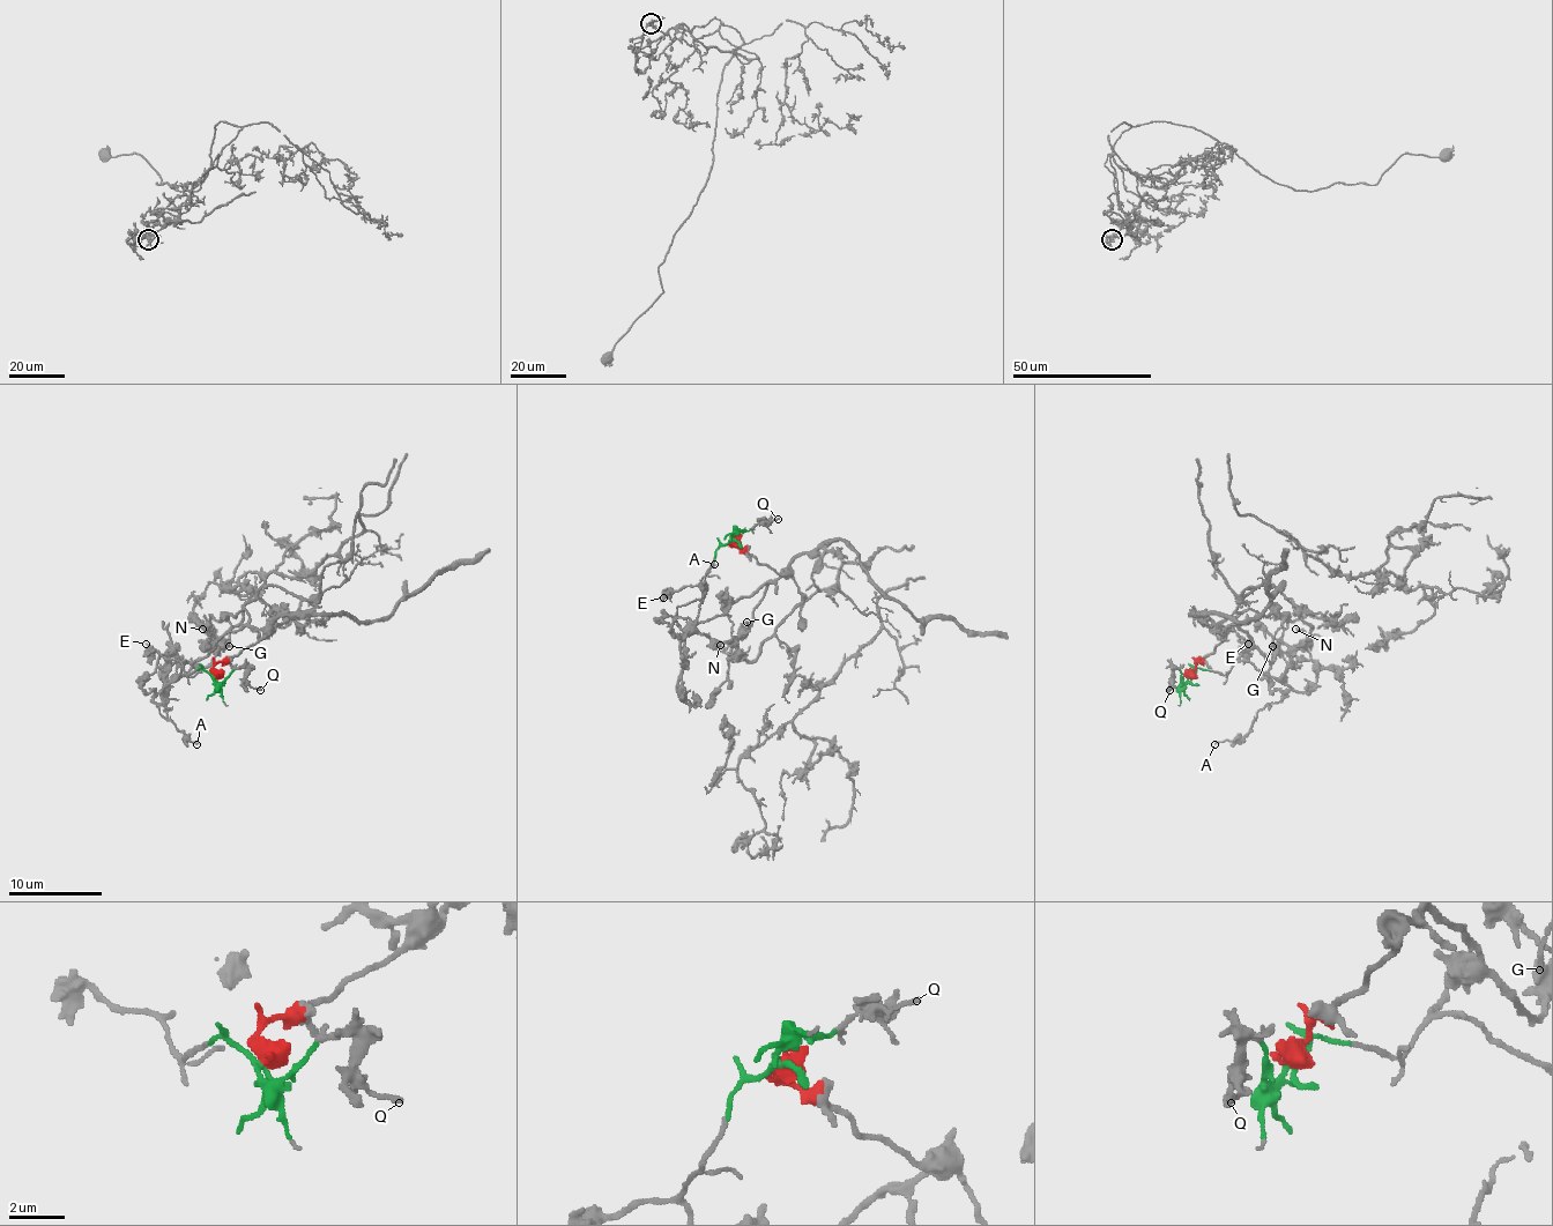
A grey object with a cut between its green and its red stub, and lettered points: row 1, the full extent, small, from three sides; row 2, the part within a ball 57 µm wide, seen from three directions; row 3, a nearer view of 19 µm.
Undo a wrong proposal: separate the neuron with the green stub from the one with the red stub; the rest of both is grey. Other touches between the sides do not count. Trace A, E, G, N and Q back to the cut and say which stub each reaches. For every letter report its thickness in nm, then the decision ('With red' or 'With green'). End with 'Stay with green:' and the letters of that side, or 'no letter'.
A: Thickness 130 nm. With green
E: Thickness 200 nm. With green
G: Thickness 150 nm. With red
N: Thickness 160 nm. With green
Q: Thickness 160 nm. With green
Stay with green: A, E, N, Q

